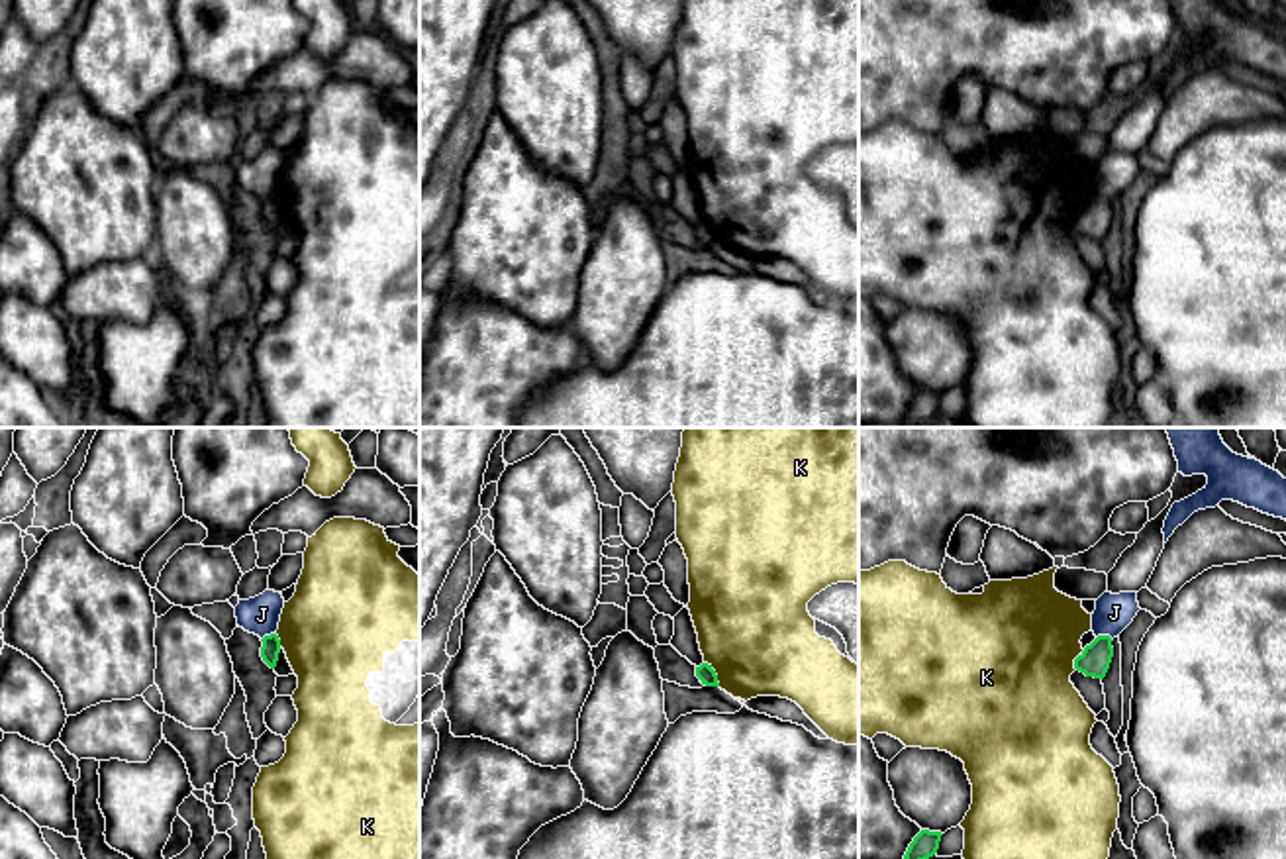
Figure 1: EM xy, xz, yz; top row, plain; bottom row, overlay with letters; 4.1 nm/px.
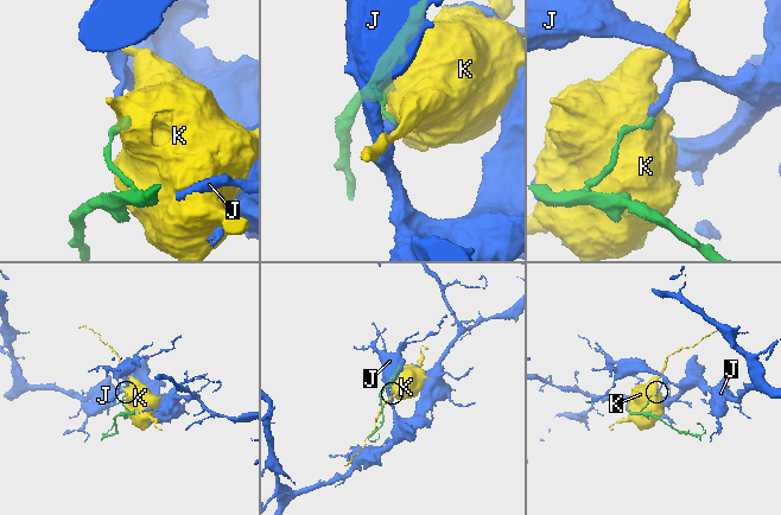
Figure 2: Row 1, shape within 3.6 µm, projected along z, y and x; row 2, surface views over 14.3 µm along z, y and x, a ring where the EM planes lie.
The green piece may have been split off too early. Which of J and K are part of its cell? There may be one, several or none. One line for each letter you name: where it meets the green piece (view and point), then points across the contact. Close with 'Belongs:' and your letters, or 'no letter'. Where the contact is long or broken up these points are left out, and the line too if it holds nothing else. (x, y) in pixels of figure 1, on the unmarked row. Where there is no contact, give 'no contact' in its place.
Belongs: no letter

